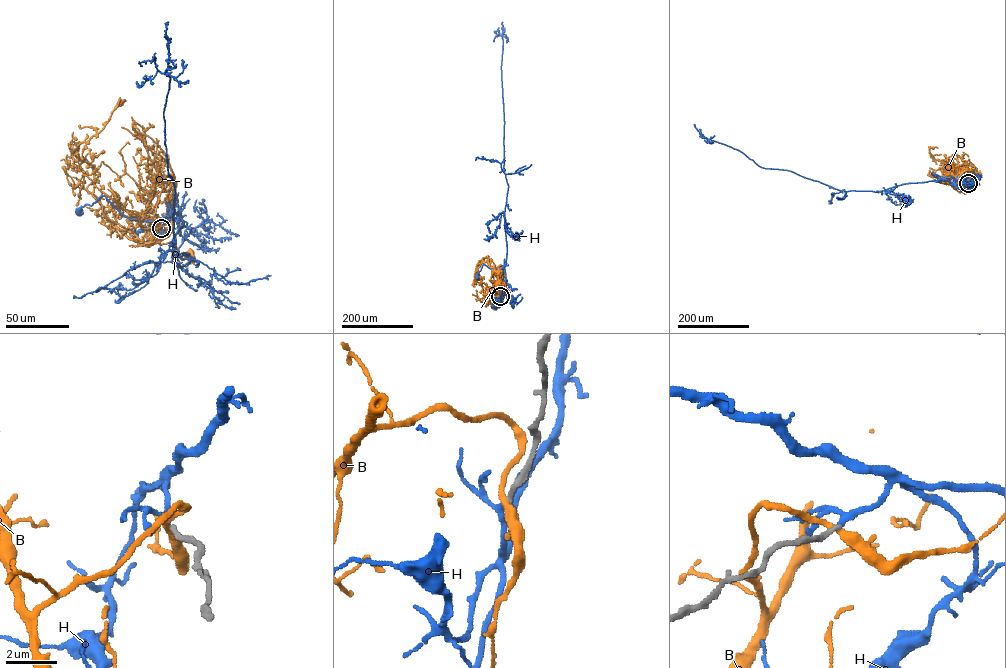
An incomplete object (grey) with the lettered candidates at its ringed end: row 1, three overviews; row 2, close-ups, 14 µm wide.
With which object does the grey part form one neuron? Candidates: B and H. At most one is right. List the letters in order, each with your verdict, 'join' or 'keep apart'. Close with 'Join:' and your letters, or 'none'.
B: keep apart
H: join
Join: H

